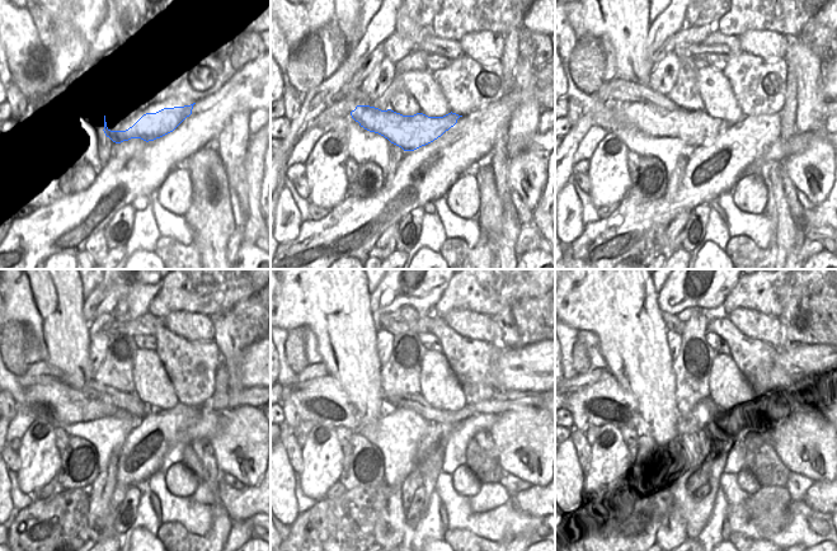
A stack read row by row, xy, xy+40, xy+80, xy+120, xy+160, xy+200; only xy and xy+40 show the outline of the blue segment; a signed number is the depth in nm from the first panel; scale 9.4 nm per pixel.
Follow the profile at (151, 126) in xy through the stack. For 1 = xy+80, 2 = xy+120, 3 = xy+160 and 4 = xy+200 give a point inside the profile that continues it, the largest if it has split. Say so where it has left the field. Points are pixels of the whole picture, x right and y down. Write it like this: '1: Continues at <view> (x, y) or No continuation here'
1: Continues at xy+80 (695, 128)
2: Continues at xy+120 (59, 404)
3: Continues at xy+160 (324, 400)
4: Continues at xy+200 (603, 403)

